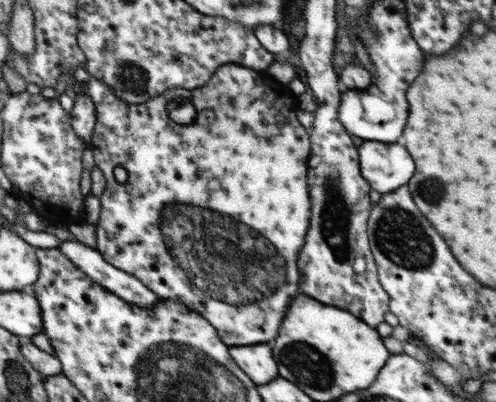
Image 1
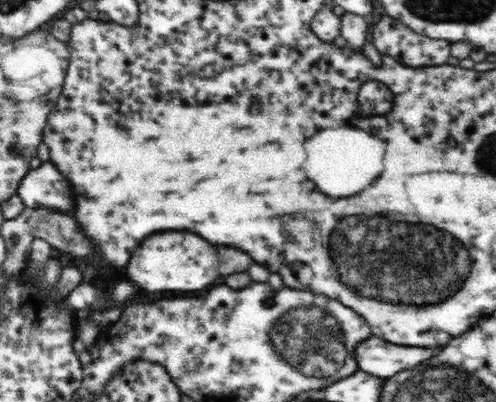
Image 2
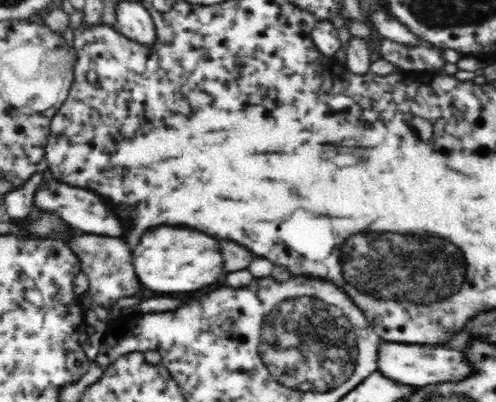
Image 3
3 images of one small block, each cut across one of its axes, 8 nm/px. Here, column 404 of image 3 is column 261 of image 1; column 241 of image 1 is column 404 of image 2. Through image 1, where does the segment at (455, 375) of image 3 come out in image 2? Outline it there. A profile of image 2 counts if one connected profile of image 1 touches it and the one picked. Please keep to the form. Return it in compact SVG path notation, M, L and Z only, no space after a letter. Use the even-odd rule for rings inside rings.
M374 336L354 350L358 368L382 380L394 378L394 374L400 374L402 370L414 370L430 358L434 358L434 348L396 346Z

